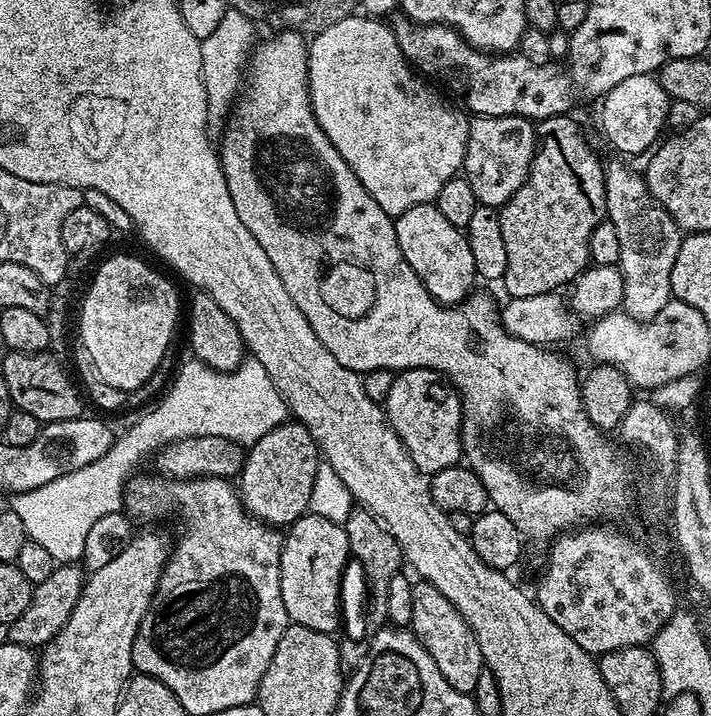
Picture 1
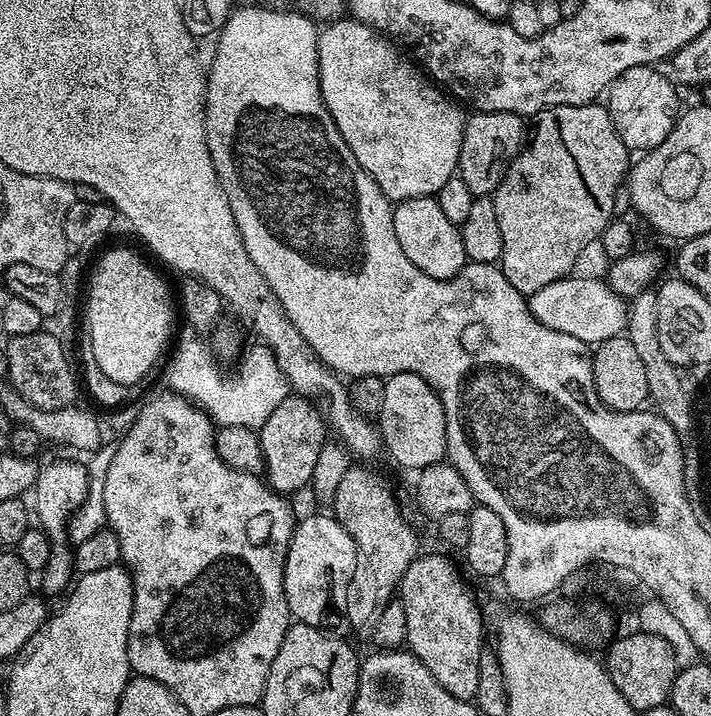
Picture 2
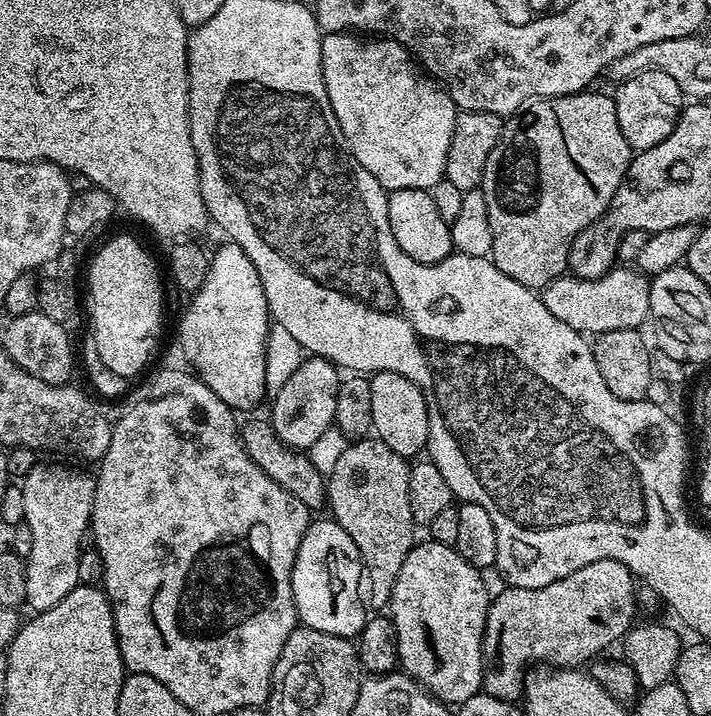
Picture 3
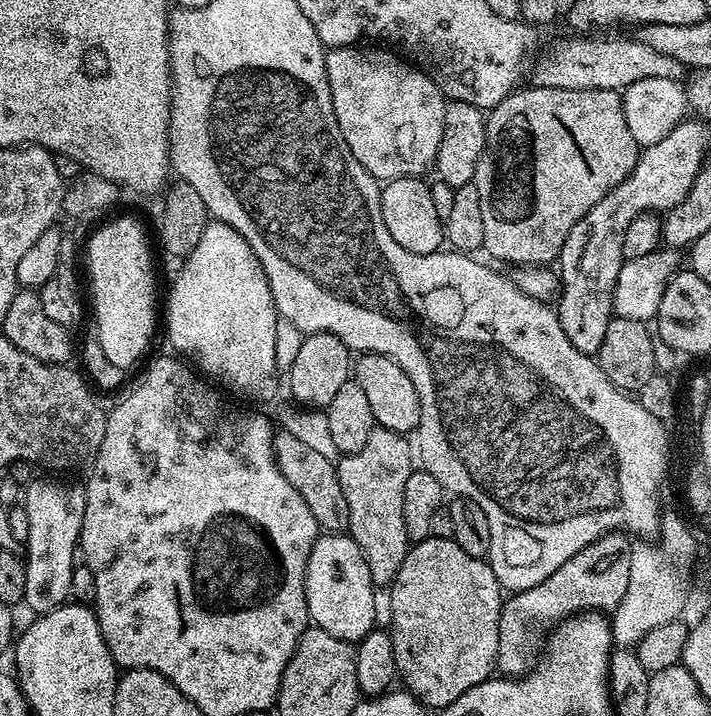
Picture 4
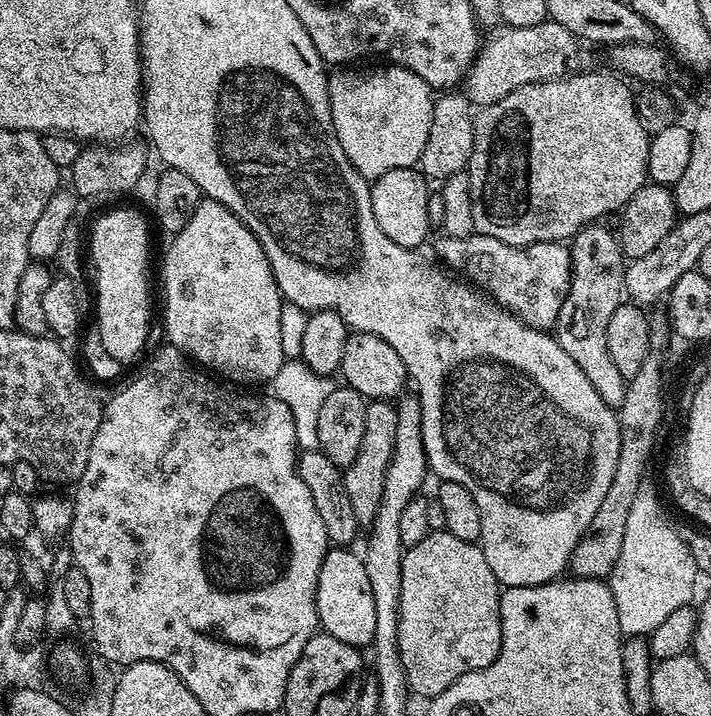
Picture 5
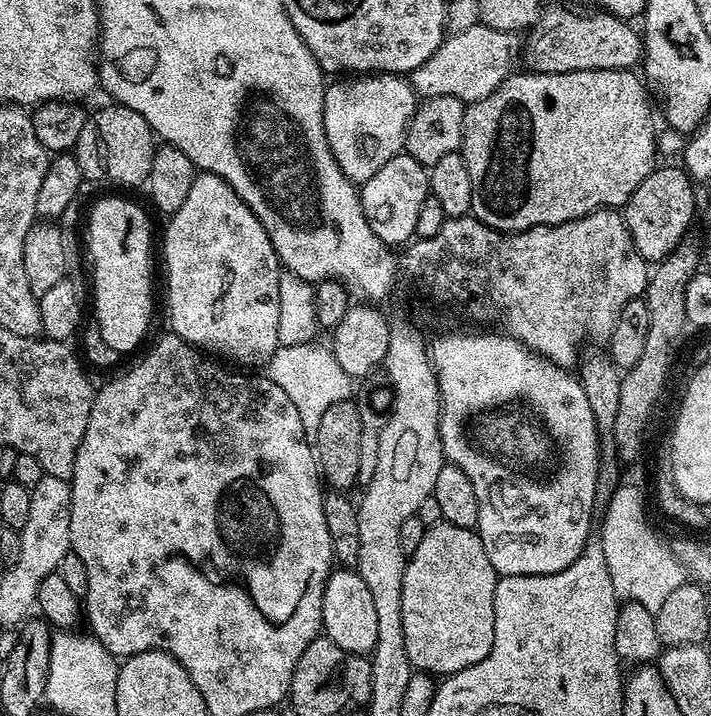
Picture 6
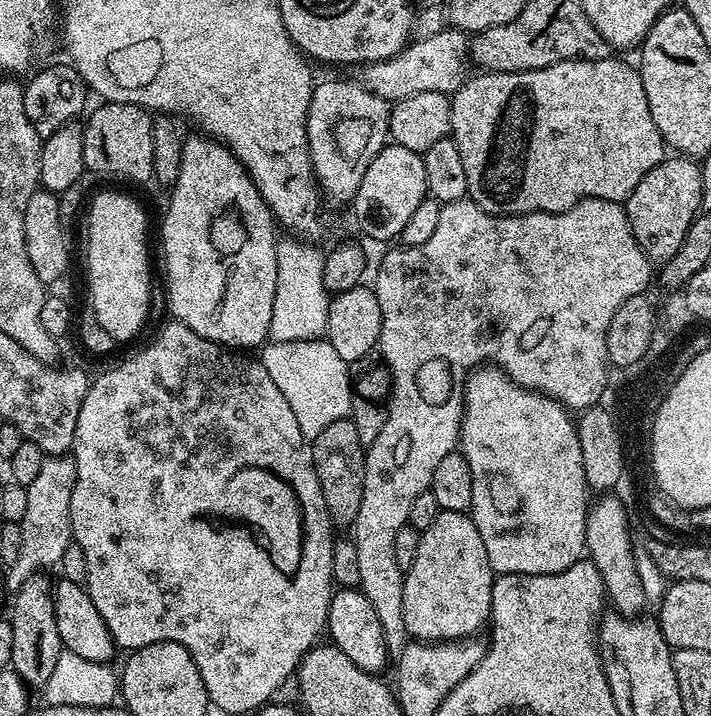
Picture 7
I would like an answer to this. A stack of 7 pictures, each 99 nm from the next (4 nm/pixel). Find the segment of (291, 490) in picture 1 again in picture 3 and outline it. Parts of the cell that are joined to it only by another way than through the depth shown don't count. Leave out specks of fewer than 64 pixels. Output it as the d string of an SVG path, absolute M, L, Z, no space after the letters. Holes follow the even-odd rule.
M309 355L301 360L298 370L286 378L286 382L271 397L270 423L276 437L285 448L307 450L328 428L333 427L338 406L338 386L342 379L341 369L320 356Z

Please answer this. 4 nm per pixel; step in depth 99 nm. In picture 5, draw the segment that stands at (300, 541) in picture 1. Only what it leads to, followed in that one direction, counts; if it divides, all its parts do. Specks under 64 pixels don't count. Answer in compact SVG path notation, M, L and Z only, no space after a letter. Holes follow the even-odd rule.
M348 546L329 547L326 558L322 562L322 570L318 574L316 587L316 619L319 627L329 636L342 642L352 644L358 649L371 645L374 638L374 594L370 594L370 577L366 574L366 566L359 555L352 553Z

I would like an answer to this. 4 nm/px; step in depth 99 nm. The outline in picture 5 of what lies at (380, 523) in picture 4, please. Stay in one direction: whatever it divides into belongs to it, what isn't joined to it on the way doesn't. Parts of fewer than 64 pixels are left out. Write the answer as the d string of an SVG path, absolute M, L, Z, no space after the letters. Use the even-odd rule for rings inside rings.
M387 400L371 401L366 410L366 430L362 433L362 447L358 450L358 458L354 458L354 462L350 462L350 466L343 469L346 494L350 494L354 518L358 518L361 526L371 526L378 514L382 490L386 486L386 474L392 464L394 438L397 434L396 404Z

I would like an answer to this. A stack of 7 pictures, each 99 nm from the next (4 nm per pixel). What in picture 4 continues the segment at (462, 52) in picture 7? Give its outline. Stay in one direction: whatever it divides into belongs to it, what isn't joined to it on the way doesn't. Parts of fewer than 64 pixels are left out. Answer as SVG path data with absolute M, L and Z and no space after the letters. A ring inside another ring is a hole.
M580 36L574 38L576 39L560 40L557 44L550 45L548 52L542 53L537 60L535 57L530 70L530 80L532 76L531 83L535 87L562 90L623 90L644 78L668 78L679 82L685 79L686 69L683 64L679 64L666 54L658 54L658 50L650 50L650 46L643 44L639 38L632 40L584 40L588 38Z

